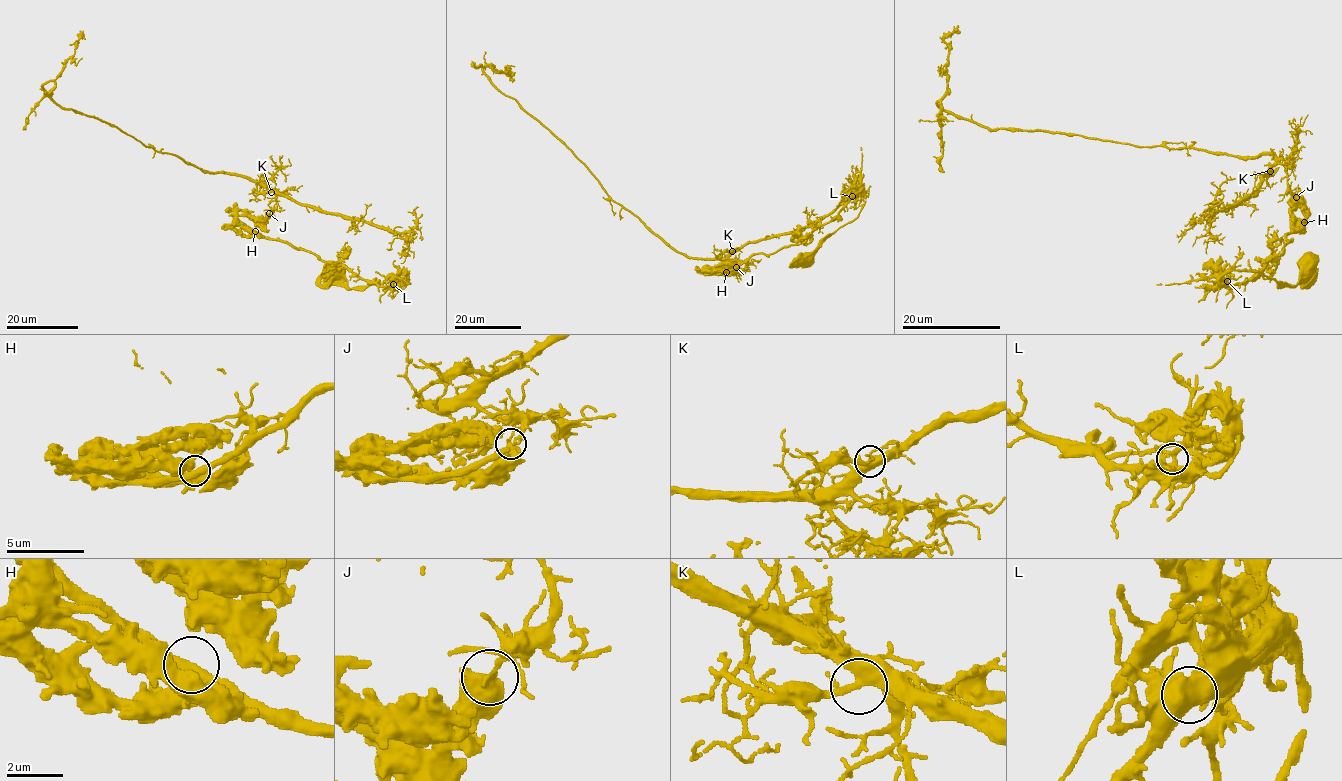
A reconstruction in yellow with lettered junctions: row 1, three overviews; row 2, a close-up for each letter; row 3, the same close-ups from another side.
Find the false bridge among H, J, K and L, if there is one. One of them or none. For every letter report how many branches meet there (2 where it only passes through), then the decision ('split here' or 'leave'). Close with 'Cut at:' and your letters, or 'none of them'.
H: 3 | leave
J: 3 | split here
K: 3 | leave
L: 3 | leave
Cut at: J

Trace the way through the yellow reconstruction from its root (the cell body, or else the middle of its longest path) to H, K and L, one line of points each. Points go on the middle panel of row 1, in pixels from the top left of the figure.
H: (805, 257), (857, 216), (865, 201), (863, 190), (804, 242), (769, 254), (751, 255), (726, 272)
K: (805, 257), (857, 216), (863, 190), (802, 242), (735, 267), (707, 266), (729, 274), (741, 261), (732, 251)
L: (805, 257), (857, 216), (865, 193), (860, 190), (852, 196)

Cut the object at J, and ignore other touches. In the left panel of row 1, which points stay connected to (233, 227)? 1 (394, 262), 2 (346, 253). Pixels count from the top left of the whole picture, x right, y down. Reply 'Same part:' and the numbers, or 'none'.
Same part: 1, 2

